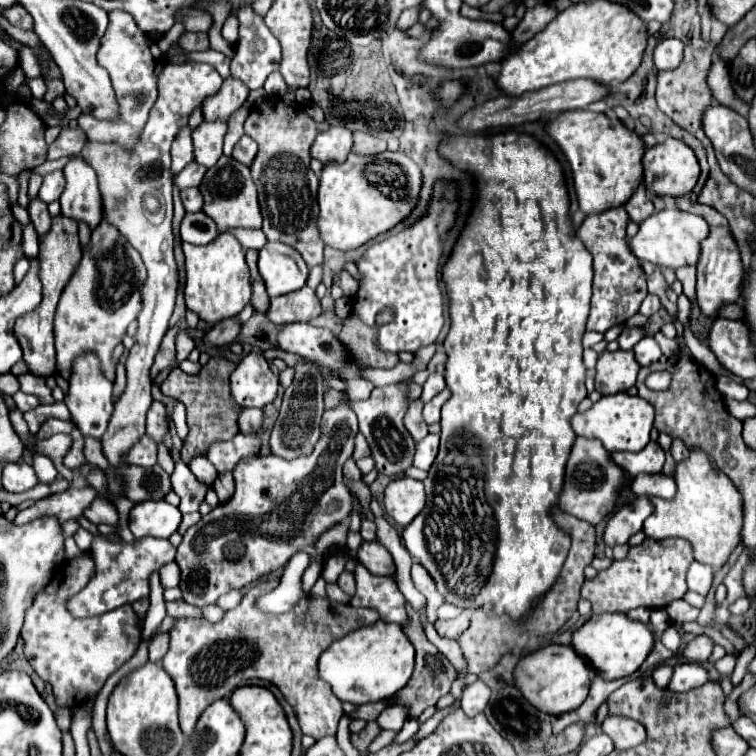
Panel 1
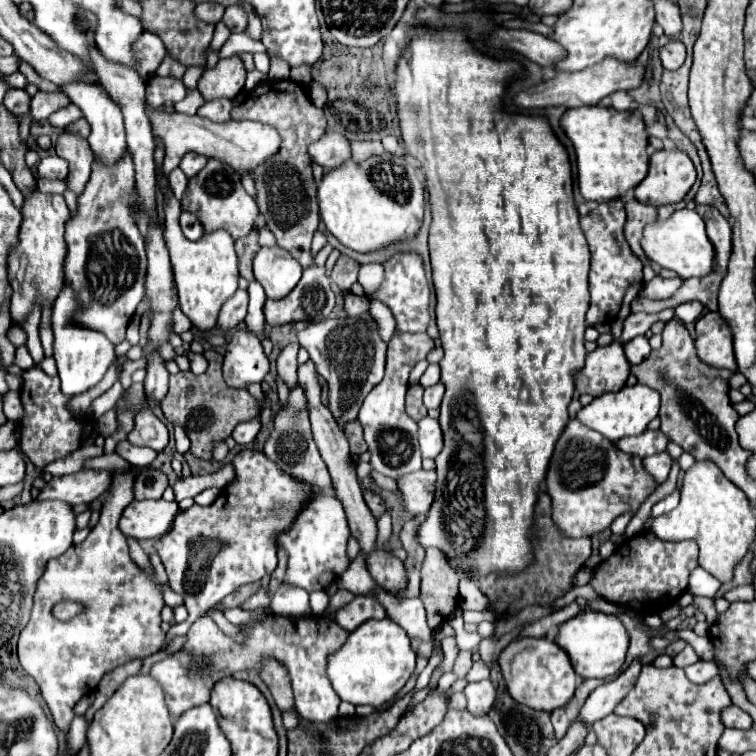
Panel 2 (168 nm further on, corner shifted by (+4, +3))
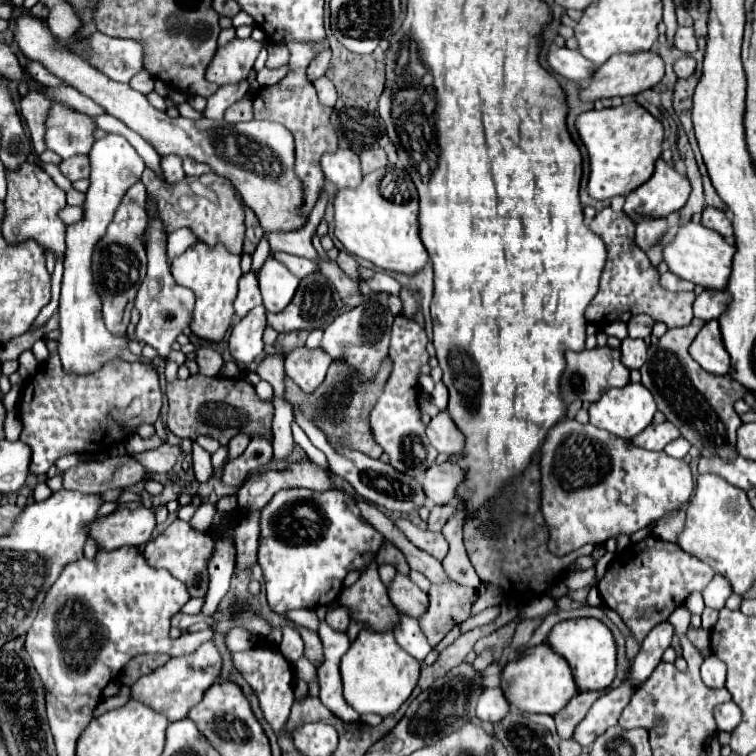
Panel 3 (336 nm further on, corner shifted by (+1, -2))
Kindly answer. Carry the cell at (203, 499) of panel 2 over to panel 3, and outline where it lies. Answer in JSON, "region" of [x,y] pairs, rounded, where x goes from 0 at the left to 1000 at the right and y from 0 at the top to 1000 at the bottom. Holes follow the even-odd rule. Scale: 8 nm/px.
{"region":[[[269,663],[269,665],[263,668],[261,676],[258,676],[258,681],[253,684],[250,692],[258,694],[258,700],[274,700],[274,697],[279,697],[284,679],[287,679],[284,665],[279,665],[279,663]]]}

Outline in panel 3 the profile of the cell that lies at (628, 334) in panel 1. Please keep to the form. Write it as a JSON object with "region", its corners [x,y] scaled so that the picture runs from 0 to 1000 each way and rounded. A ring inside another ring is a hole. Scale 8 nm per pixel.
{"region":[[[840,417],[840,419],[835,419],[832,427],[829,427],[832,443],[835,443],[835,446],[848,446],[848,448],[853,448],[853,446],[861,443],[864,427],[866,427],[866,425],[864,425],[858,417]]]}

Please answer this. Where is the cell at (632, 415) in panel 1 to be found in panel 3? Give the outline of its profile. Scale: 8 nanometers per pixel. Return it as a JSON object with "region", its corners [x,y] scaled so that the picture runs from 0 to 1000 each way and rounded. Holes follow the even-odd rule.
{"region":[[[829,507],[824,515],[808,515],[798,520],[798,525],[790,533],[782,533],[779,538],[779,560],[784,560],[792,567],[806,570],[813,578],[821,581],[837,581],[845,575],[853,565],[861,562],[864,549],[869,544],[866,528],[848,507]]]}

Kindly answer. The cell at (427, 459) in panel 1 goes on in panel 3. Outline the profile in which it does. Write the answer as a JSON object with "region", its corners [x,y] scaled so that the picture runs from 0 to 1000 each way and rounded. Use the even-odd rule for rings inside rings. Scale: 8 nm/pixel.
{"region":[[[583,544],[570,554],[570,560],[565,562],[565,578],[581,599],[602,602],[612,594],[612,575],[607,575],[607,567],[602,567],[602,560],[591,549],[591,544]]]}

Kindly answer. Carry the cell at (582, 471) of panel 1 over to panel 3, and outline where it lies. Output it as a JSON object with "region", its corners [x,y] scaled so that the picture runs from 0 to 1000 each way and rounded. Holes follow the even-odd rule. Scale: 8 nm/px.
{"region":[[[745,554],[724,575],[716,599],[716,676],[726,697],[726,726],[734,734],[750,734],[774,718],[800,718],[819,705],[837,708],[840,702],[853,700],[861,689],[903,671],[917,652],[917,631],[903,607],[882,604],[877,597],[856,599],[856,594],[840,594],[835,583],[819,583],[819,578],[808,578],[806,573],[798,573],[798,567],[787,567],[782,560],[769,562],[761,554]]]}

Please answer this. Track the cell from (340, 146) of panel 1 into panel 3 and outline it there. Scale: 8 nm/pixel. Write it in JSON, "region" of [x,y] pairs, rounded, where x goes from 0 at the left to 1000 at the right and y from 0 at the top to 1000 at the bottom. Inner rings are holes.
{"region":[[[448,194],[443,202],[427,202],[425,224],[430,229],[430,237],[446,250],[470,247],[478,239],[475,208],[464,197]]]}

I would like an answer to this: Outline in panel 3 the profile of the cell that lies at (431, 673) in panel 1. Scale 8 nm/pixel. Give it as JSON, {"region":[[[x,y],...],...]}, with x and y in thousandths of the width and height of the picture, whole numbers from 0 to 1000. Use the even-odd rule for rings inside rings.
{"region":[[[575,668],[567,679],[565,687],[565,700],[567,702],[583,702],[586,694],[602,681],[602,671],[599,668]]]}

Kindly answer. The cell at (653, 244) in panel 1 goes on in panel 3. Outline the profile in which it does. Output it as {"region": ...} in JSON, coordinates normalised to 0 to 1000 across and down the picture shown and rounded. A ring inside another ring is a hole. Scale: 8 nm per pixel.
{"region":[[[906,295],[898,300],[896,311],[877,327],[877,345],[885,358],[906,372],[917,372],[933,382],[959,382],[967,364],[967,343],[972,327],[964,324],[951,308],[930,300],[927,295]]]}

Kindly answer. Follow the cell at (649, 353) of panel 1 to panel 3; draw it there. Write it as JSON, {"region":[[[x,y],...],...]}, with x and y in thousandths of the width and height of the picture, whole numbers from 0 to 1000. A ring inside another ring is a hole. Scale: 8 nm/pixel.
{"region":[[[827,446],[821,451],[821,478],[829,488],[848,488],[856,475],[856,456],[851,448]]]}

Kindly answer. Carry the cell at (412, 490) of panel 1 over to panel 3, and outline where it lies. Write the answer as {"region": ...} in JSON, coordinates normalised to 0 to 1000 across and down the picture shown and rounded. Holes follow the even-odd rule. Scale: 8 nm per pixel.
{"region":[[[589,610],[586,615],[570,615],[570,620],[562,623],[557,642],[570,665],[594,668],[602,665],[602,647],[607,636],[612,636],[612,623],[607,615]]]}

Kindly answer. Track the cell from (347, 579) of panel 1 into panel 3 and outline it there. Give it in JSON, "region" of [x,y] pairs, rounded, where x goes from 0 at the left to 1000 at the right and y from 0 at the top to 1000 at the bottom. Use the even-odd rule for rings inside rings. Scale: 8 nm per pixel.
{"region":[[[446,800],[443,806],[438,806],[430,816],[430,821],[440,829],[440,832],[448,832],[448,835],[456,835],[464,816],[462,816],[462,808],[454,803],[454,800]]]}

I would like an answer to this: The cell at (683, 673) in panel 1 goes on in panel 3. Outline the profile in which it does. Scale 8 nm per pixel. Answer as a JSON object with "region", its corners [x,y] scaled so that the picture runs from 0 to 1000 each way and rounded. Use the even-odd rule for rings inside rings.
{"region":[[[943,864],[935,866],[927,880],[927,898],[935,909],[946,909],[946,911],[959,909],[959,880]]]}

